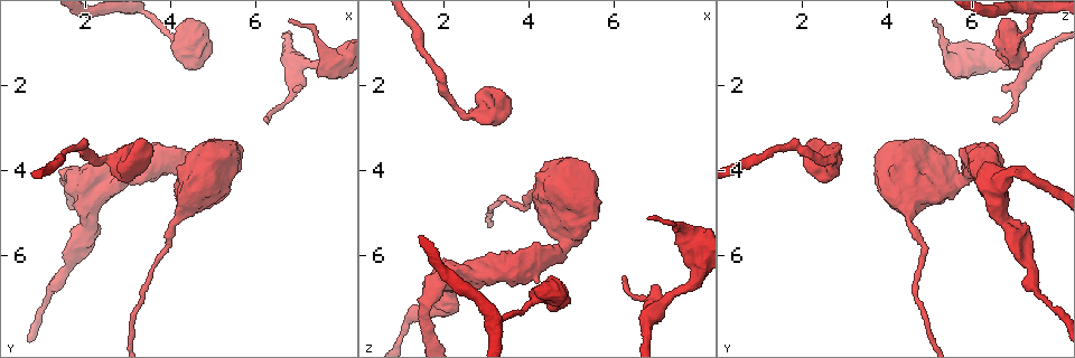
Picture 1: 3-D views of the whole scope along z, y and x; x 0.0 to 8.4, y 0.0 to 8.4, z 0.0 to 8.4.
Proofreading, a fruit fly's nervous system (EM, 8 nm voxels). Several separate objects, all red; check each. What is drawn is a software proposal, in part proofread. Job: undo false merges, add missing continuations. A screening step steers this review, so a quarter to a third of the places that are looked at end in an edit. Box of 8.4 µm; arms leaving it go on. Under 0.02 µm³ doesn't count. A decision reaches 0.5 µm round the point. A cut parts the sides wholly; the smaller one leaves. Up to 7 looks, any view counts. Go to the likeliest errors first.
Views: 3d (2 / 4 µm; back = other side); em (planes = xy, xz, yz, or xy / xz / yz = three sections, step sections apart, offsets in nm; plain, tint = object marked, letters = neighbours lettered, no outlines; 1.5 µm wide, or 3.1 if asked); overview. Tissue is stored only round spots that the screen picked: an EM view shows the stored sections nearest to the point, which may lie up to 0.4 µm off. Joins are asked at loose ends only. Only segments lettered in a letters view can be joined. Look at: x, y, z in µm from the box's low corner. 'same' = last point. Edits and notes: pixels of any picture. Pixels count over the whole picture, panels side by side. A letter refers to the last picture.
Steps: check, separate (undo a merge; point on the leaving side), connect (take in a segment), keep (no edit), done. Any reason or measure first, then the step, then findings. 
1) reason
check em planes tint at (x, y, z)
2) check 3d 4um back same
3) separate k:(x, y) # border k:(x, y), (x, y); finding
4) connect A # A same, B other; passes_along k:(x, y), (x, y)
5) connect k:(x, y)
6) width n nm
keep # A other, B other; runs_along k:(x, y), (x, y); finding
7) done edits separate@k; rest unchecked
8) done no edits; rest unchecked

abrupt turn
check em planes letters at (3.30, 3.55, 2.40)

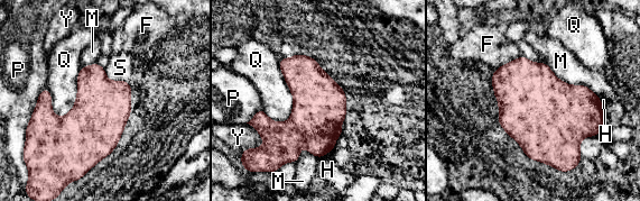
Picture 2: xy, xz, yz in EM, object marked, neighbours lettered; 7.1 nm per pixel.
width 380 nm
keep # F other, H other, M other, P other, Q other, S other, Y other; border 2:(278, 60), (293, 97), (284, 122); continuous, no second cell

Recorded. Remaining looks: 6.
branch point
check 3d 2um at (7.05, 1.60, 7.25)

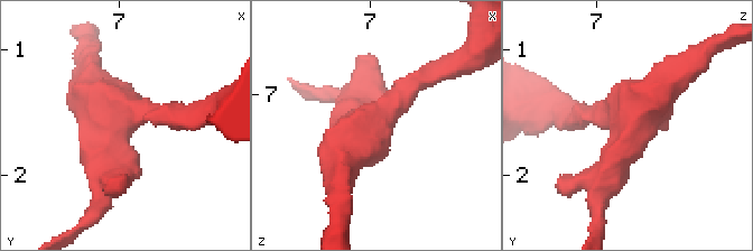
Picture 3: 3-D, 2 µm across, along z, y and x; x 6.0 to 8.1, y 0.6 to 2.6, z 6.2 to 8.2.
arms 3; arm_widths 190, 190, 220 nm; need the tissue
check em planes letters at (7.02, 1.56, 7.22)

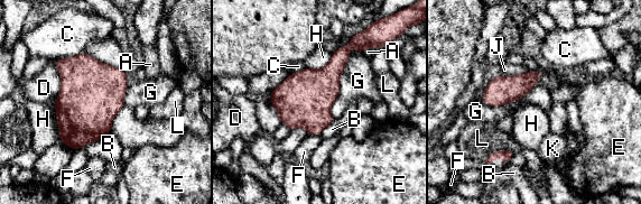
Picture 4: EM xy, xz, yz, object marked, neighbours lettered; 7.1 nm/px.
width 120 nm
keep # A other, B other, C other, D other, E other, F other, G other, H other, J other, K other, L other; border 4:(54, 105), (58, 137), (61, 139); one cell here

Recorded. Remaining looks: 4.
calibre changes
check em xy step 8 tint at (1.10, 7.00, 7.60)

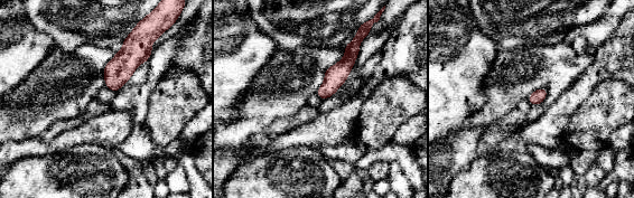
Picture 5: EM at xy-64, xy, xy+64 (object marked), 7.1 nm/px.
check em xy step 8 letters same

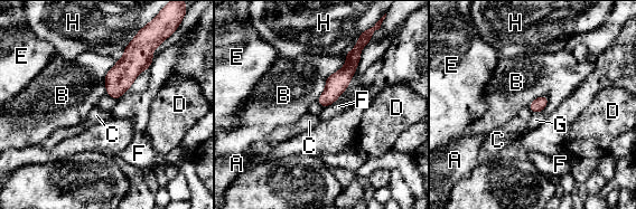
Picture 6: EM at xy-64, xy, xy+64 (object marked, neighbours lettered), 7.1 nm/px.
keep # A other, B other, C other, D other, E other, F other, G other, H other; runs_along 6:(356, 51), (345, 75), (321, 102); continuous, no second cell

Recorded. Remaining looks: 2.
done no edits; rest unchecked

